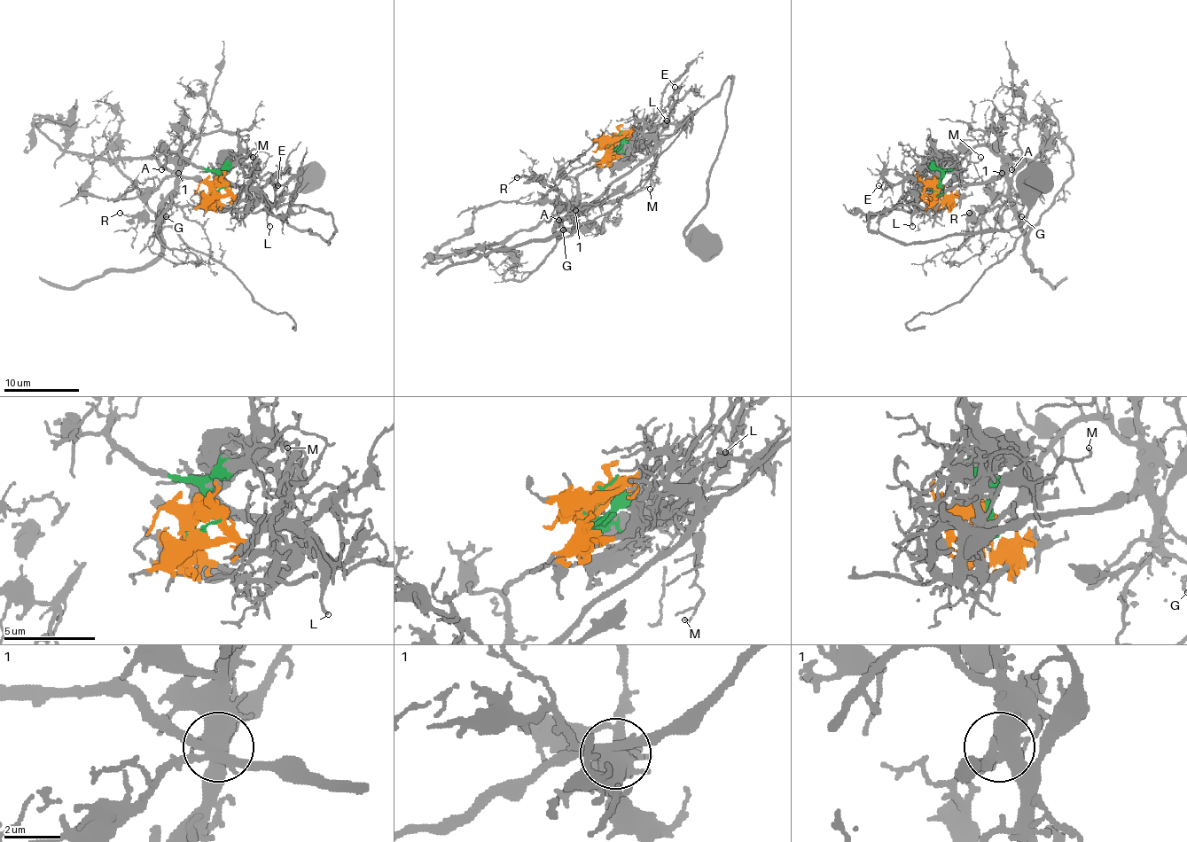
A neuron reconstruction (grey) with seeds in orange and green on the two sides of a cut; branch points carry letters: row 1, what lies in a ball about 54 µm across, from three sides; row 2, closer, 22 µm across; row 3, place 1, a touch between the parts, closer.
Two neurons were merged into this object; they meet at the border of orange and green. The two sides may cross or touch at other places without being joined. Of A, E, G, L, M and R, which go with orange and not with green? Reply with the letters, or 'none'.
E, L, M

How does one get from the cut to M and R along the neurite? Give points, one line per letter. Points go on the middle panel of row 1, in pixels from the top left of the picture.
M: (613, 148), (631, 129), (644, 126), (651, 129), (648, 150), (656, 168), (656, 183), (651, 190)
R: (613, 148), (577, 176), (575, 210), (572, 215), (568, 200), (553, 185), (542, 185), (527, 176), (517, 178)

